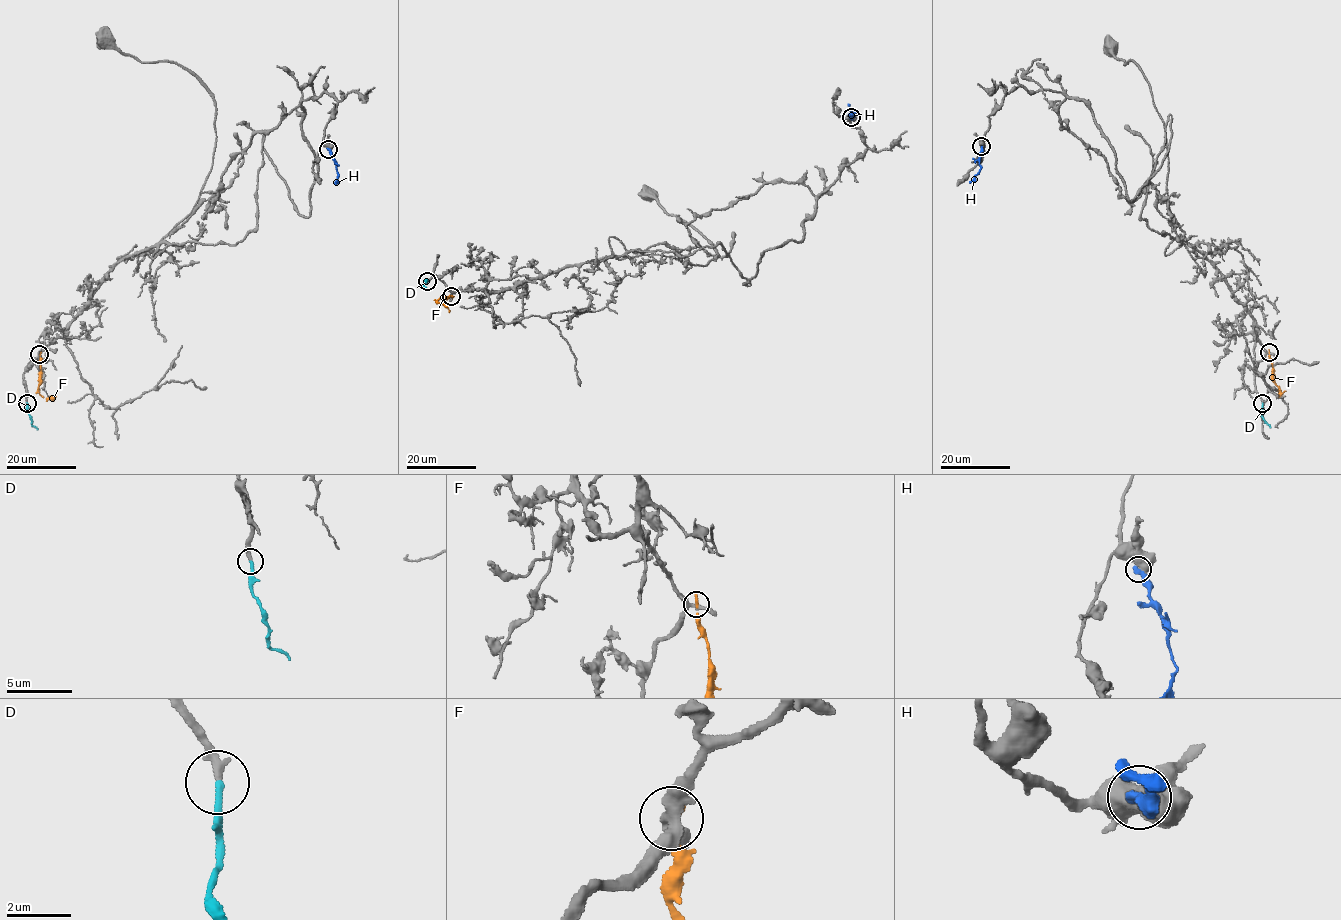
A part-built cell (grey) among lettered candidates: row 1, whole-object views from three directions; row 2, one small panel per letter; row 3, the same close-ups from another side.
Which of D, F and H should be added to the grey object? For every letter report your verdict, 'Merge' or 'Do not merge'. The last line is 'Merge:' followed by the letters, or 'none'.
D: Merge
F: Do not merge
H: Do not merge
Merge: D

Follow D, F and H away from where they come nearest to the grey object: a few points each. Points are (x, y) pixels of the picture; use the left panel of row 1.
D: (27, 402), (32, 425), (38, 429)
F: (39, 354), (37, 390), (46, 398), (55, 396)
H: (328, 149), (338, 176), (336, 185)

